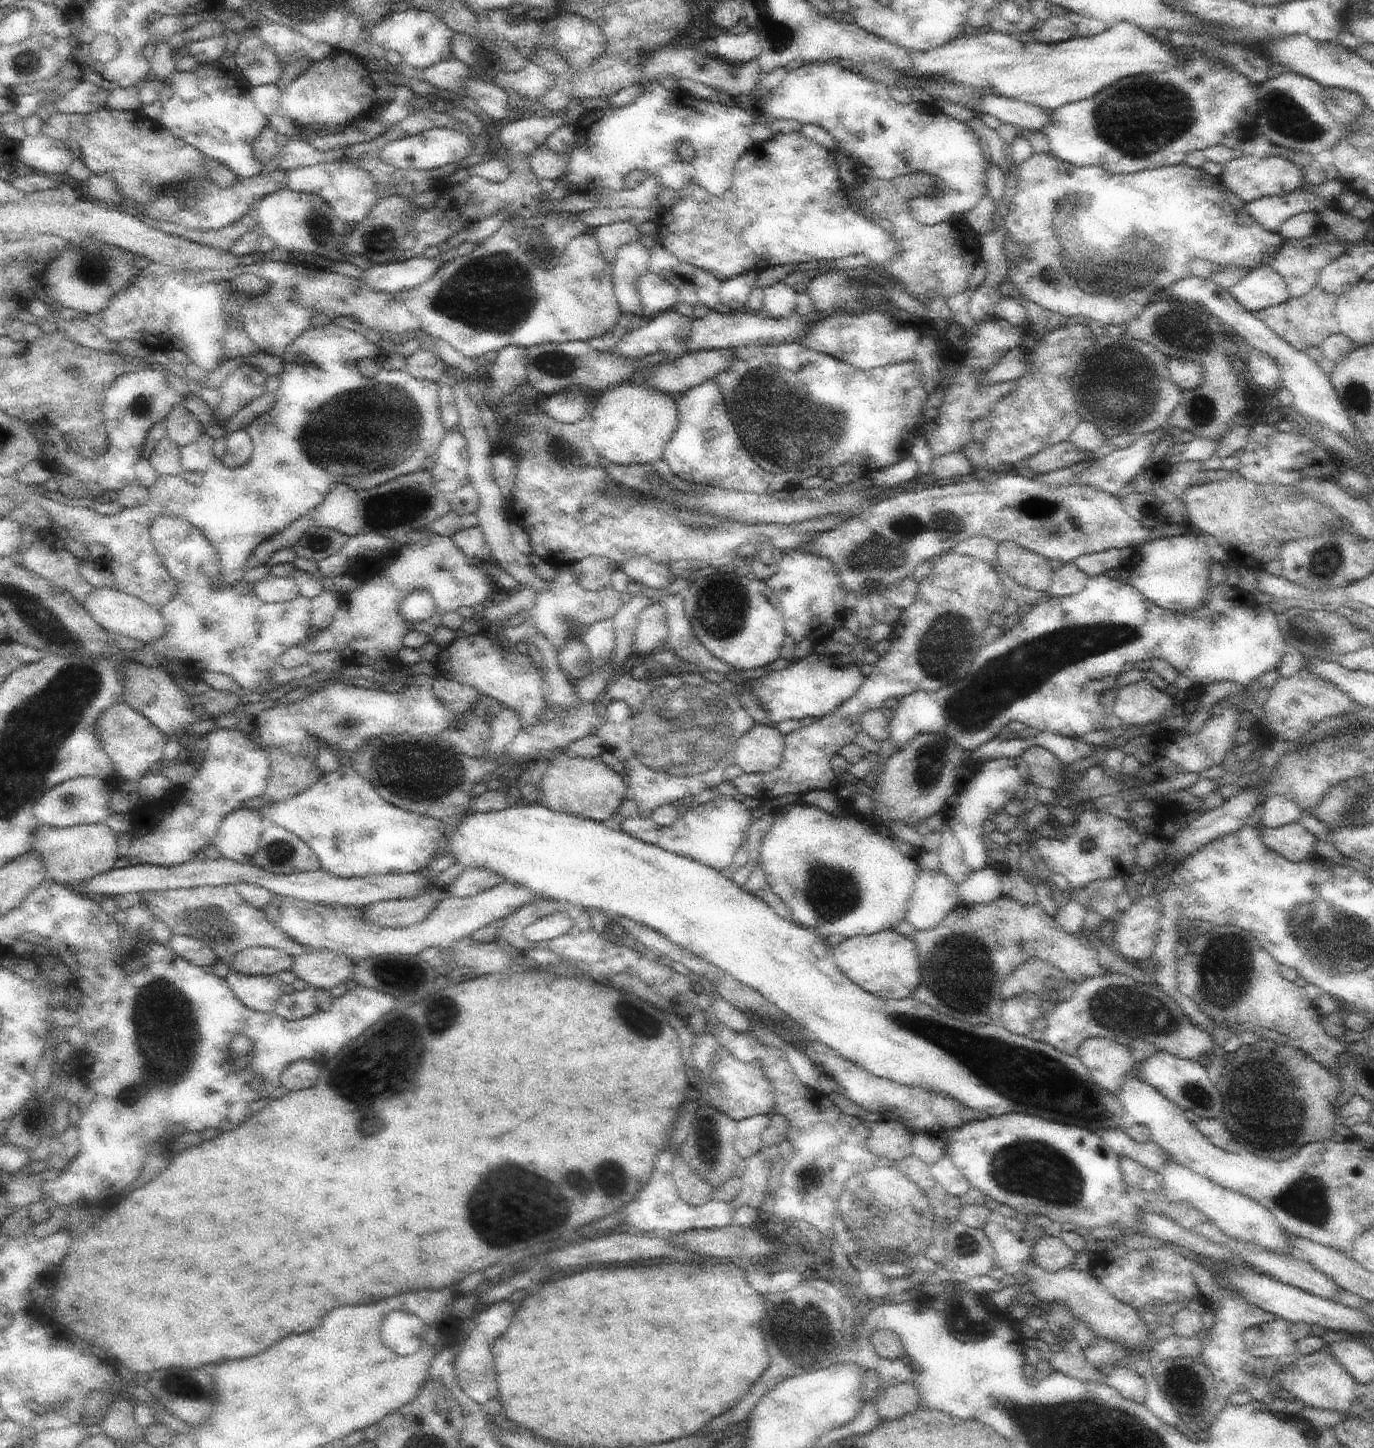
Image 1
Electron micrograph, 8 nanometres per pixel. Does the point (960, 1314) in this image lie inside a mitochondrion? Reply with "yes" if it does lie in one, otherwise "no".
yes

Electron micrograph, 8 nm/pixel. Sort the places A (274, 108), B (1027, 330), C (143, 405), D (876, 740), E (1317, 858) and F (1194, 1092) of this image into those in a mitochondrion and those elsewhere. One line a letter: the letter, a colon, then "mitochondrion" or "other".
A: other
B: other
C: mitochondrion
D: other
E: other
F: mitochondrion

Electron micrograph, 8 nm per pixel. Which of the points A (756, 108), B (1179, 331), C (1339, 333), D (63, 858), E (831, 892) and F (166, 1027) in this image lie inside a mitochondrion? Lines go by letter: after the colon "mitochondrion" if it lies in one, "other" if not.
A: other
B: mitochondrion
C: other
D: other
E: mitochondrion
F: mitochondrion

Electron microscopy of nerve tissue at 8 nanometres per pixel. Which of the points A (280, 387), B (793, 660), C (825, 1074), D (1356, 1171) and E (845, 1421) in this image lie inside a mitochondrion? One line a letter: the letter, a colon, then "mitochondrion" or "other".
A: other
B: other
C: other
D: other
E: other

